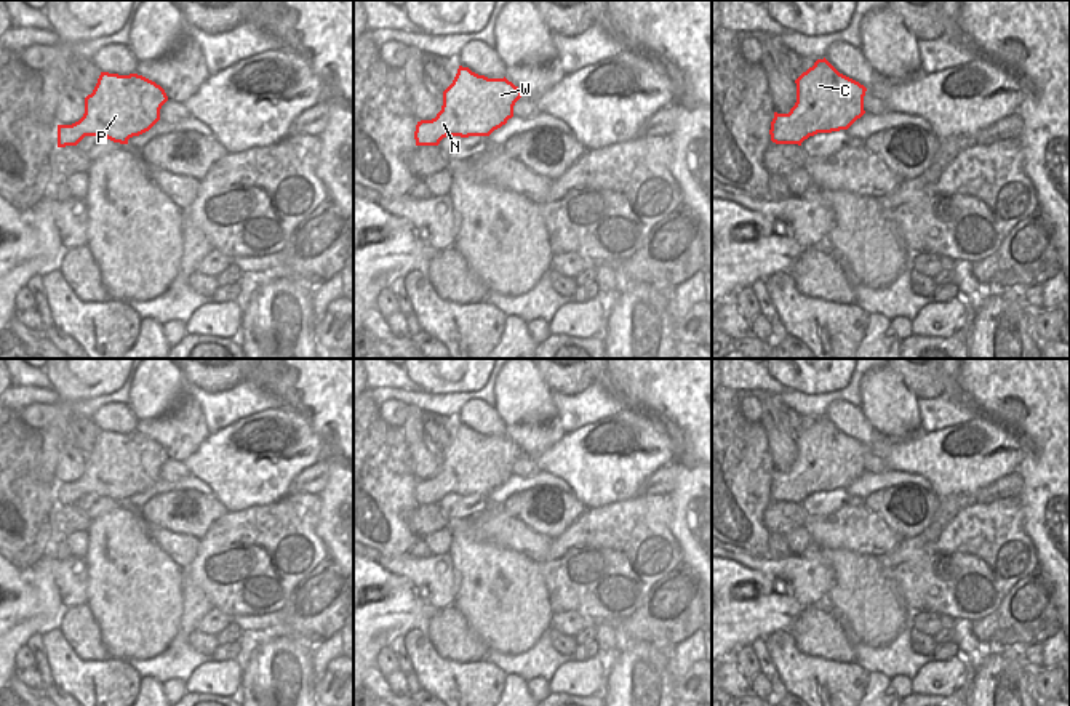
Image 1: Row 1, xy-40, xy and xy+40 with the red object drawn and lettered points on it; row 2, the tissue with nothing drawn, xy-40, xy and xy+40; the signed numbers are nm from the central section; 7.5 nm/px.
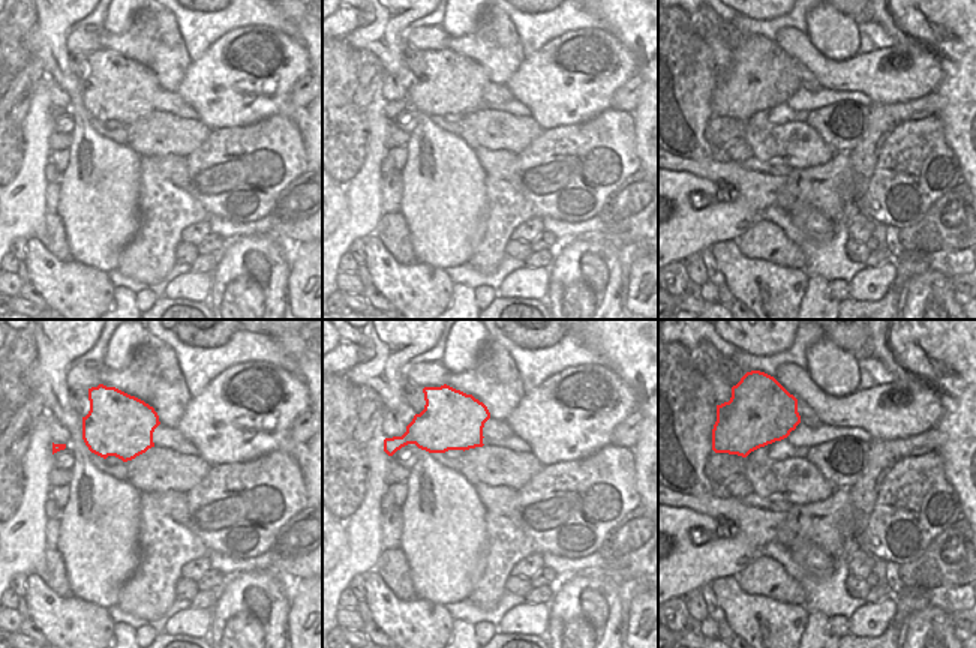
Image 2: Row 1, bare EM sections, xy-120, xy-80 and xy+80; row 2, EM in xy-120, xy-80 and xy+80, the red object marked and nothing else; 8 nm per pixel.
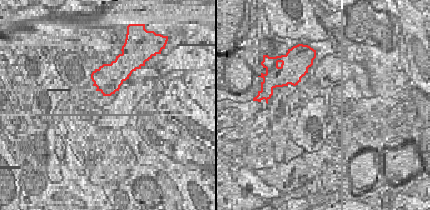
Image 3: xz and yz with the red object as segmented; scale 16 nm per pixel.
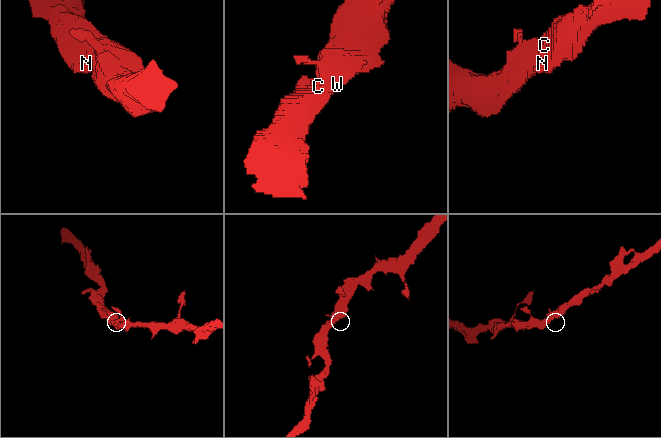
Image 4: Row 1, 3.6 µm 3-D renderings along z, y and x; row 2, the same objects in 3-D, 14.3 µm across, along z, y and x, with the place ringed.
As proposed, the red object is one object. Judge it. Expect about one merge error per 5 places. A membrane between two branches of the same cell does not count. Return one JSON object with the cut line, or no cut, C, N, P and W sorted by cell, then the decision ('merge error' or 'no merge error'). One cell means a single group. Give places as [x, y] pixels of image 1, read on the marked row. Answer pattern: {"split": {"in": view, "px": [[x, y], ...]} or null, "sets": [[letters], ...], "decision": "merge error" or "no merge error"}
{"split": null, "sets": [["C", "N", "P", "W"]], "decision": "no merge error"}

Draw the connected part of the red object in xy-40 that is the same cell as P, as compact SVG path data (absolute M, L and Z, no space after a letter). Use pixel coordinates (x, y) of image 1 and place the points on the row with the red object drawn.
M101 72L93 93L85 98L83 117L72 125L58 125L58 147L77 146L85 136L128 144L130 138L149 131L160 120L160 109L166 101L165 90L142 75Z

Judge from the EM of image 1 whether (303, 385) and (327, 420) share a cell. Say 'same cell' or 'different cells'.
same cell

